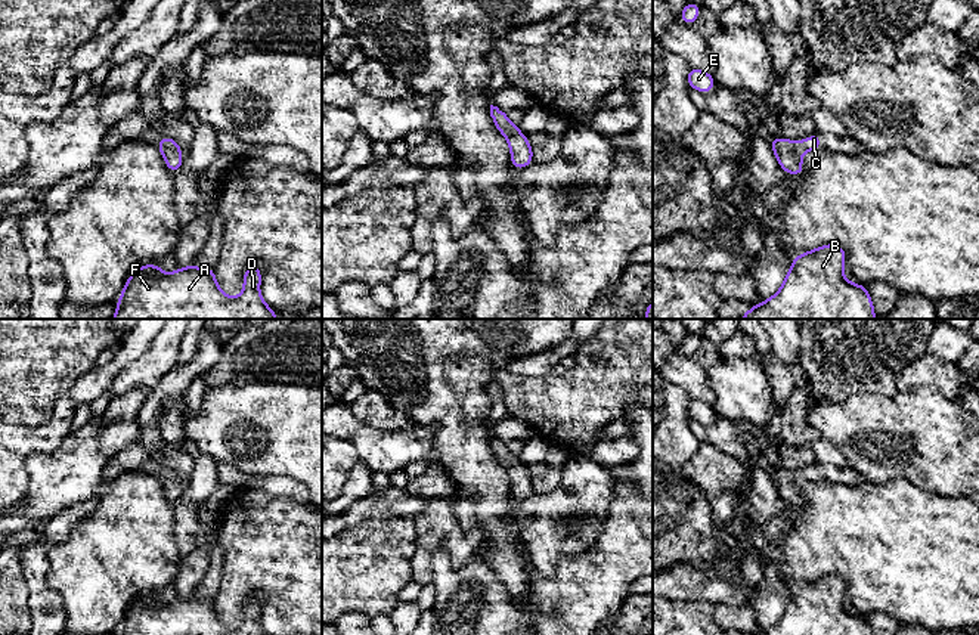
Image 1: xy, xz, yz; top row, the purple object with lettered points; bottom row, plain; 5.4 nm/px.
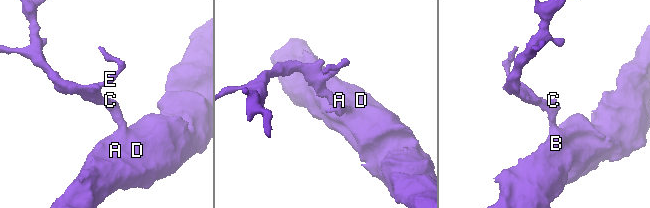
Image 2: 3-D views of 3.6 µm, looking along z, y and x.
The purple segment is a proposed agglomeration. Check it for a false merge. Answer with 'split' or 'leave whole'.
leave whole

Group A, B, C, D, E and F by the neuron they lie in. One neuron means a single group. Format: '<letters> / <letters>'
A B C D E F

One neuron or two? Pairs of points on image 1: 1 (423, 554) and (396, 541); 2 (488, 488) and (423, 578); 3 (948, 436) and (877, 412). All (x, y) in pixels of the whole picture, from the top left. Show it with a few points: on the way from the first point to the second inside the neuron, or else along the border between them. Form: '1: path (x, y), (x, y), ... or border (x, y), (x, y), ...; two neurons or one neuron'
1: border (414, 520), (415, 551), (411, 579); two neurons
2: border (452, 508), (465, 530), (479, 529), (482, 544); two neurons
3: path (931, 436), (920, 436), (913, 428), (895, 428); one neuron

